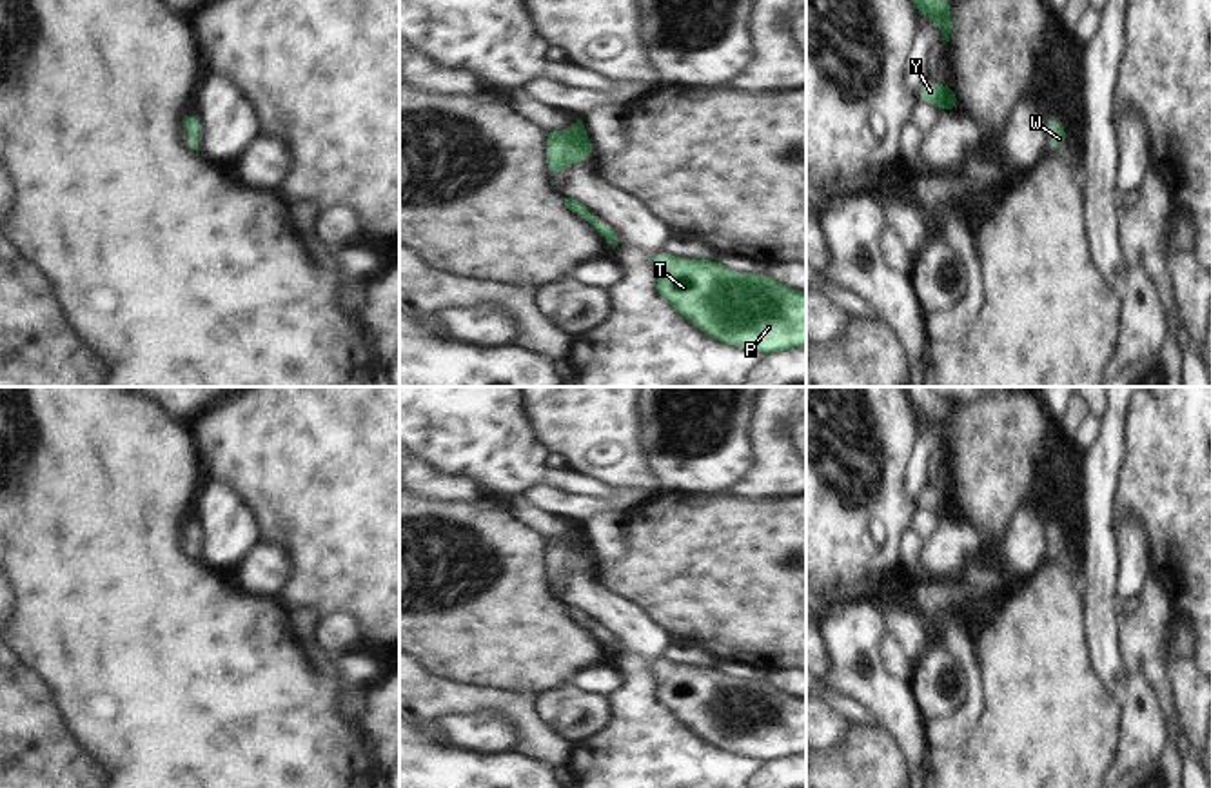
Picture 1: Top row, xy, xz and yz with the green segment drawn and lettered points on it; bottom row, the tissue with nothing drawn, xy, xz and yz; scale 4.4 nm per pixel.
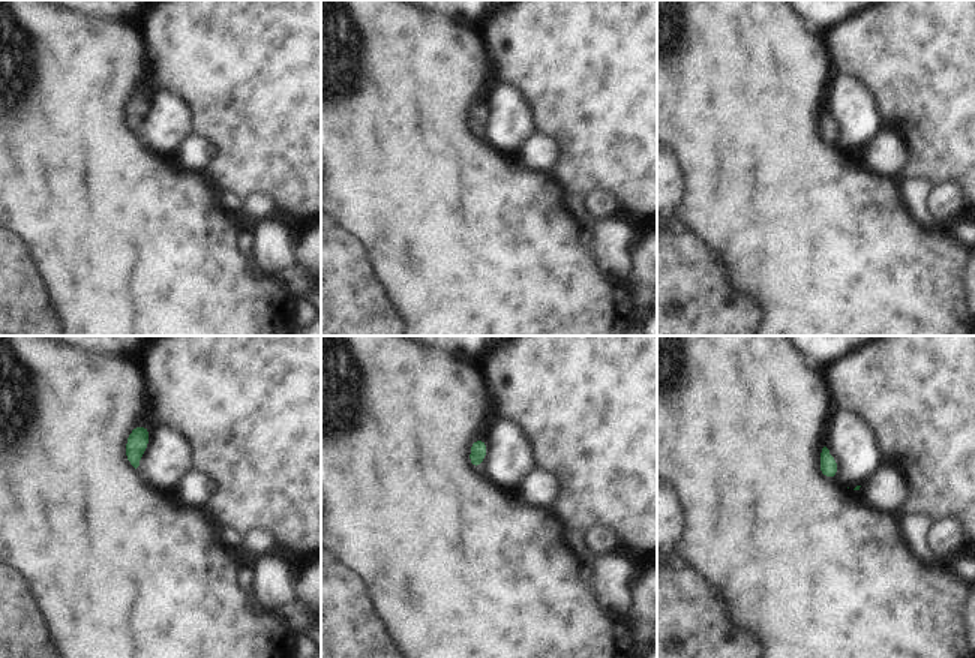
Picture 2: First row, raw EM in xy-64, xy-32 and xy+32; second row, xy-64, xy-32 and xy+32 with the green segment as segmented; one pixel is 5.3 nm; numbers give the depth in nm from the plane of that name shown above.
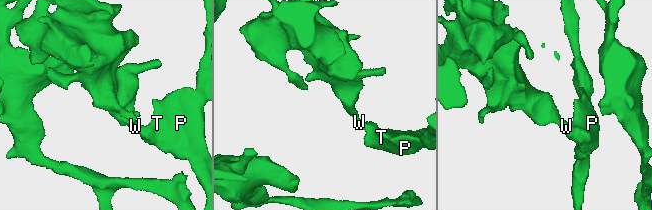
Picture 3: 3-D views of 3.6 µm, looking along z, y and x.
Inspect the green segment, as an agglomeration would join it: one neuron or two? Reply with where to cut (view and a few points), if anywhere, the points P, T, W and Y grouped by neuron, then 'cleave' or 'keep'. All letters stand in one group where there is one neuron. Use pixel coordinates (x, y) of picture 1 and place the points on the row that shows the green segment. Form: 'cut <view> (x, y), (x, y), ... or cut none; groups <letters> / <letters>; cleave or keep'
cut none; groups P T W Y; keep

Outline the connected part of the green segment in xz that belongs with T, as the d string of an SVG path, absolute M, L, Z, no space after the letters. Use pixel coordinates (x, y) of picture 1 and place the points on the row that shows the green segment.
M666 252L650 258L657 292L683 318L721 343L773 354L806 345L806 292L790 289L766 272L759 276L730 271L715 260L679 260Z

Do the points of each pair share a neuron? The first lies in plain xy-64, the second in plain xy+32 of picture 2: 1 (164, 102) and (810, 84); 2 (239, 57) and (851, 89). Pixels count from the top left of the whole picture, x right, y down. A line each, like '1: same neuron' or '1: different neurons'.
1: different neurons
2: different neurons

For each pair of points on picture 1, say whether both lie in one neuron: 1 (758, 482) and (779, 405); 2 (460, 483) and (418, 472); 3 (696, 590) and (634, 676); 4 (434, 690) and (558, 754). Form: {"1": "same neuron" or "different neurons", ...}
{"1": "same neuron", "2": "same neuron", "3": "different neurons", "4": "same neuron"}

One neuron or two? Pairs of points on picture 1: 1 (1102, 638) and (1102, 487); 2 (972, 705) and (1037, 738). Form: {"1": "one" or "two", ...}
{"1": "one", "2": "two"}

